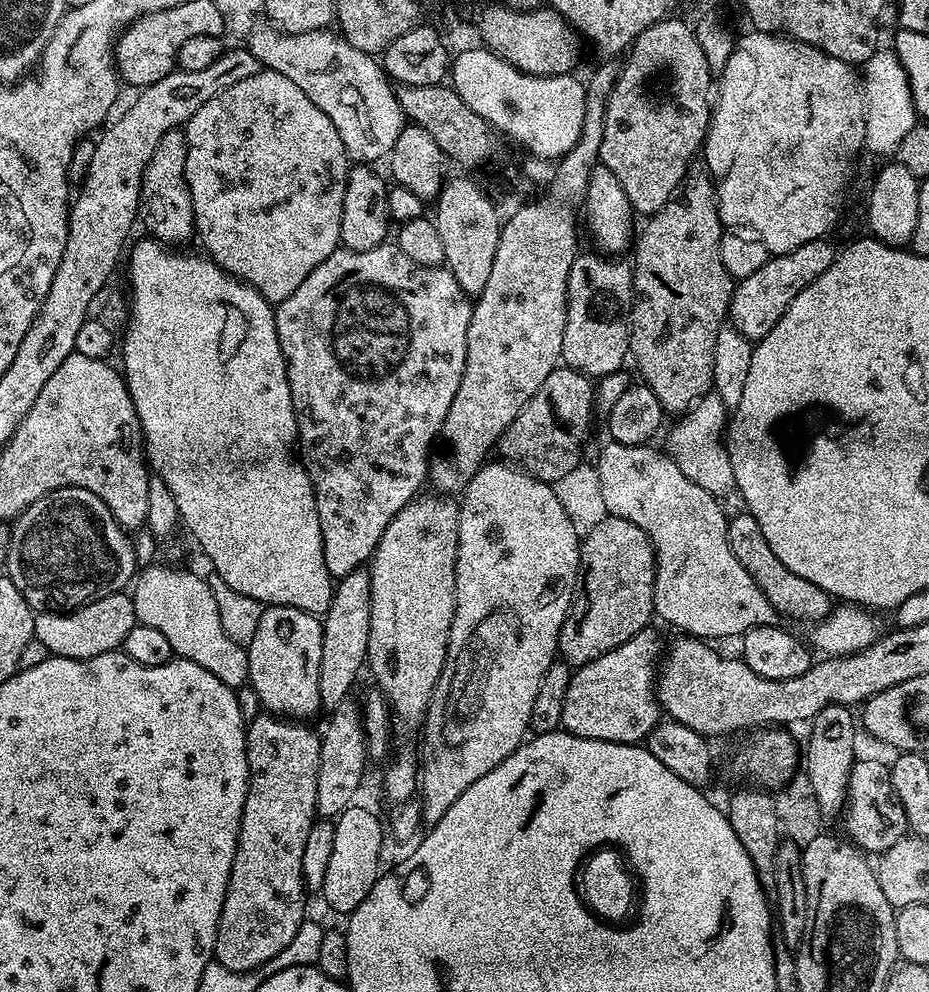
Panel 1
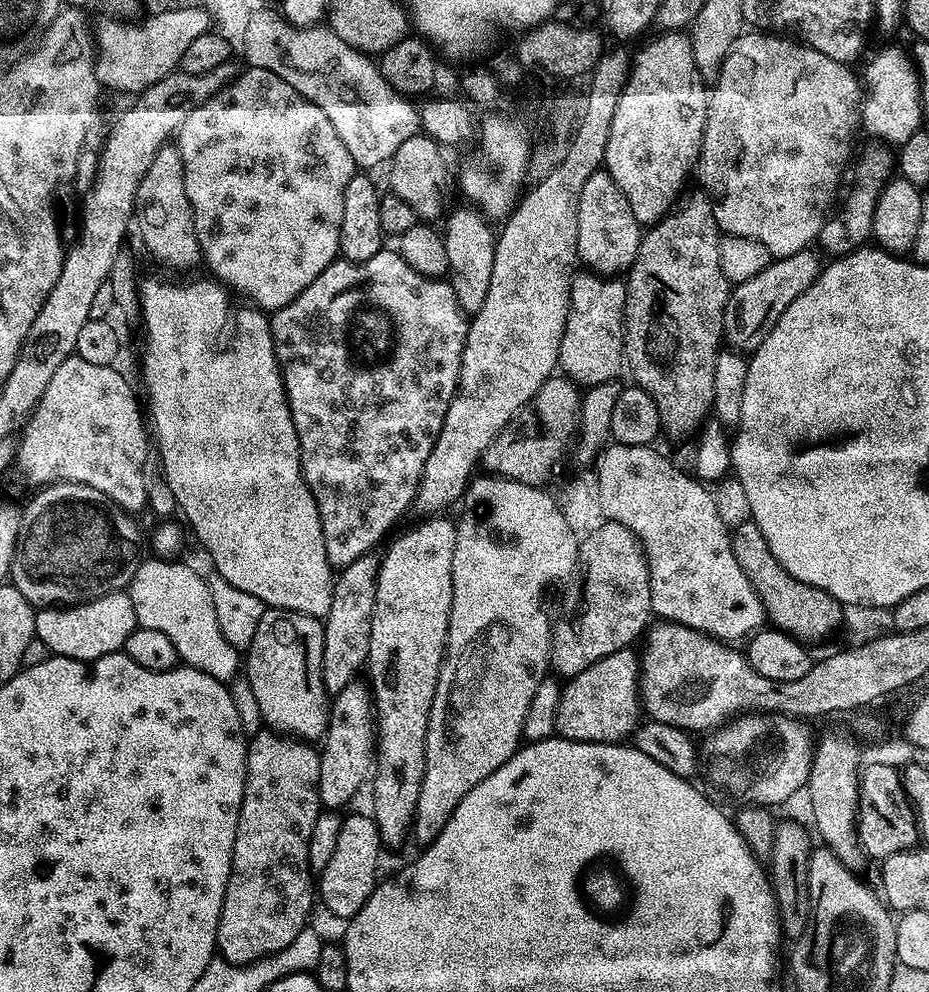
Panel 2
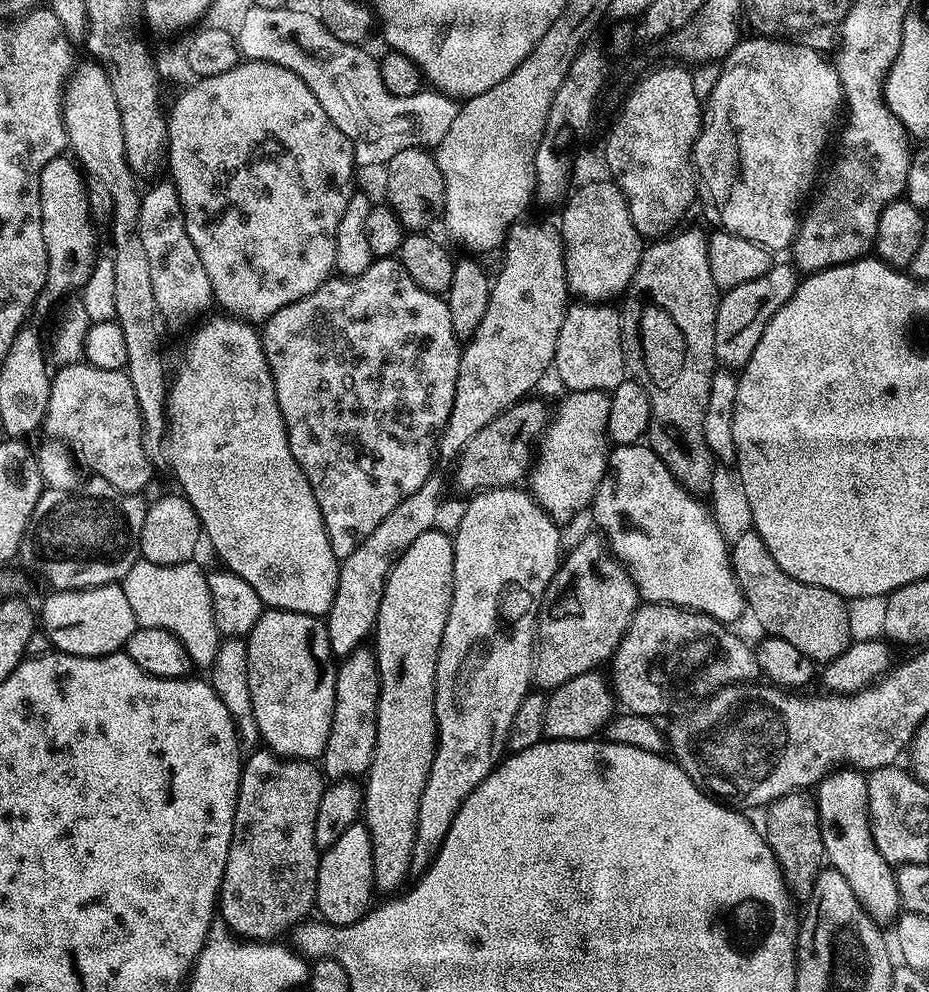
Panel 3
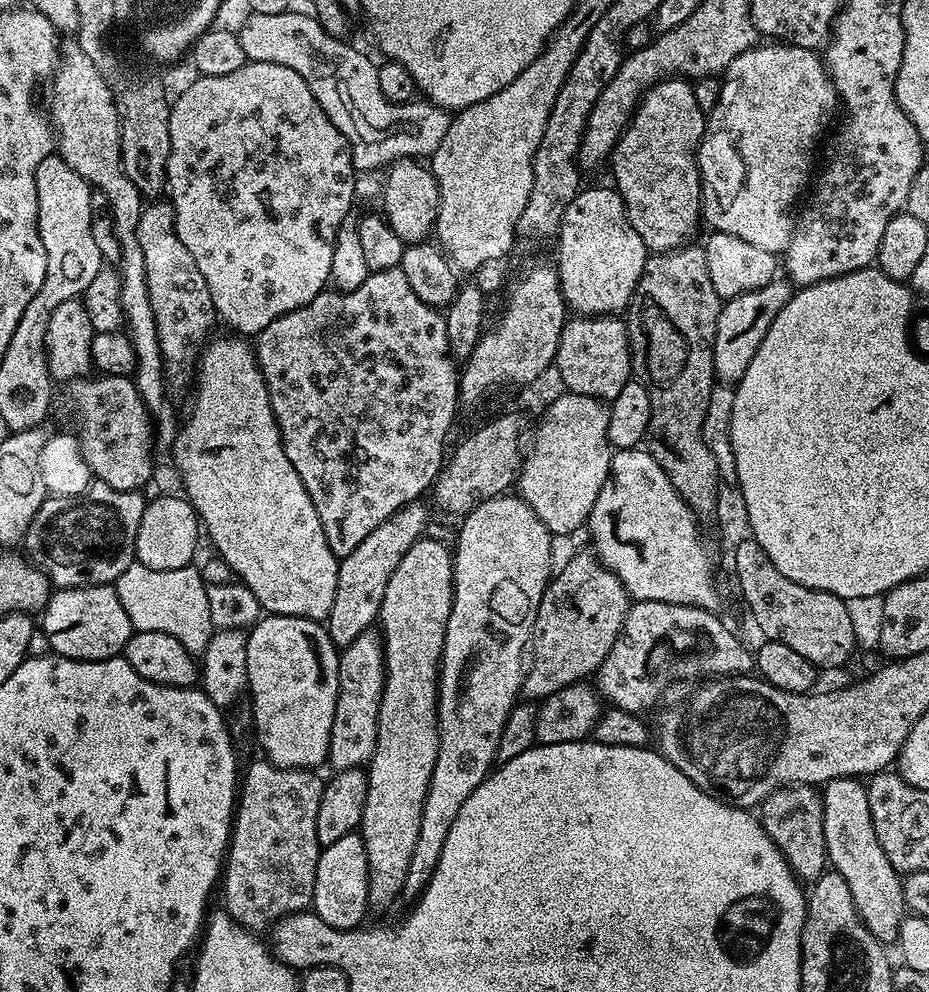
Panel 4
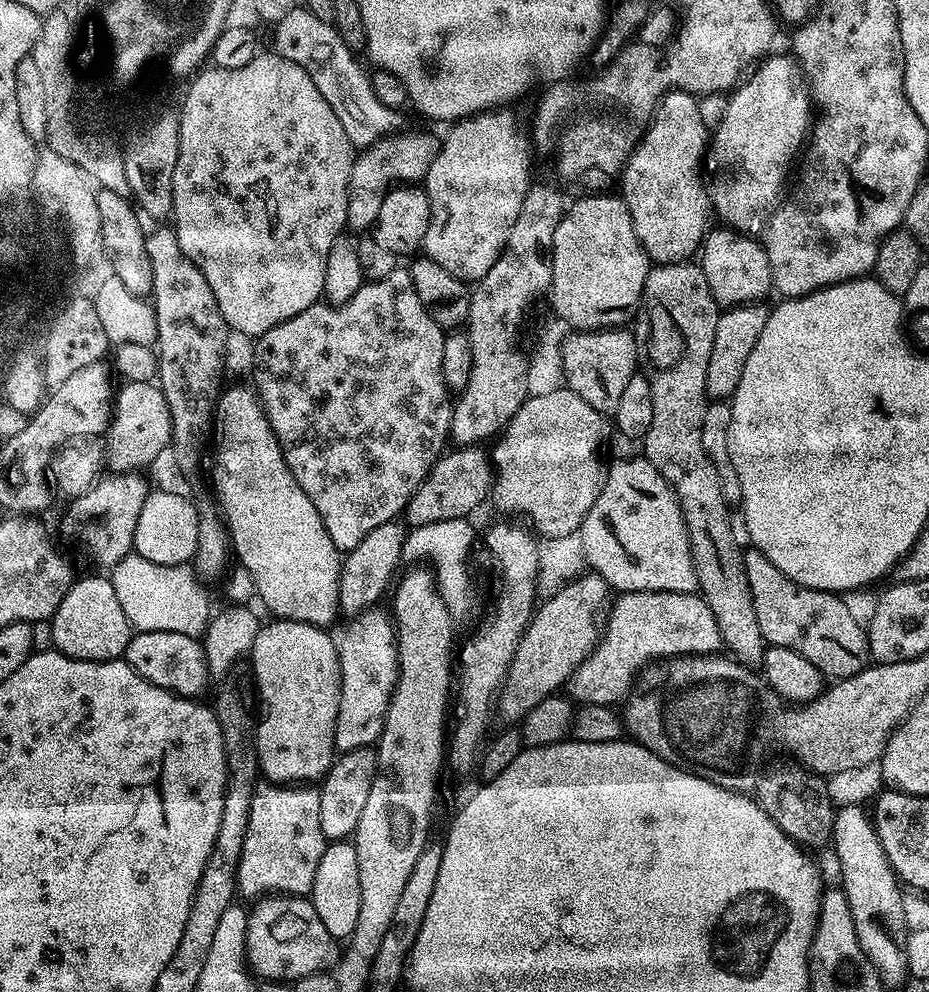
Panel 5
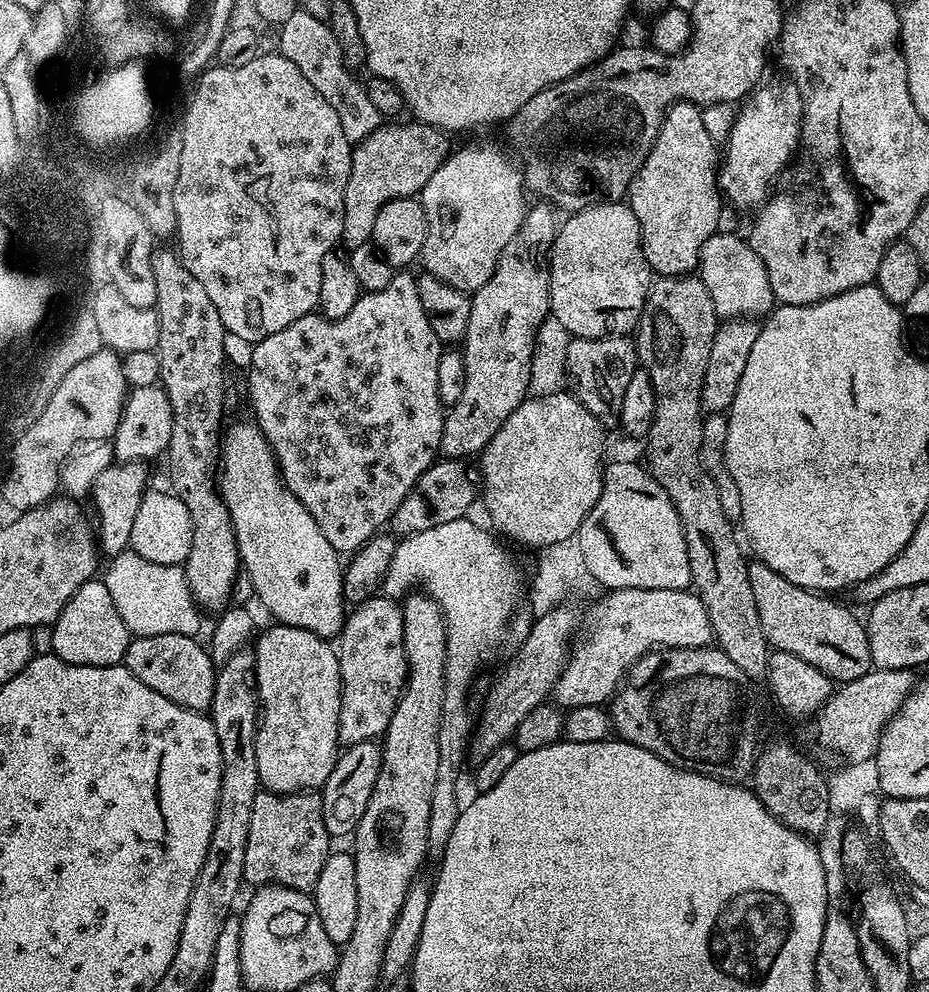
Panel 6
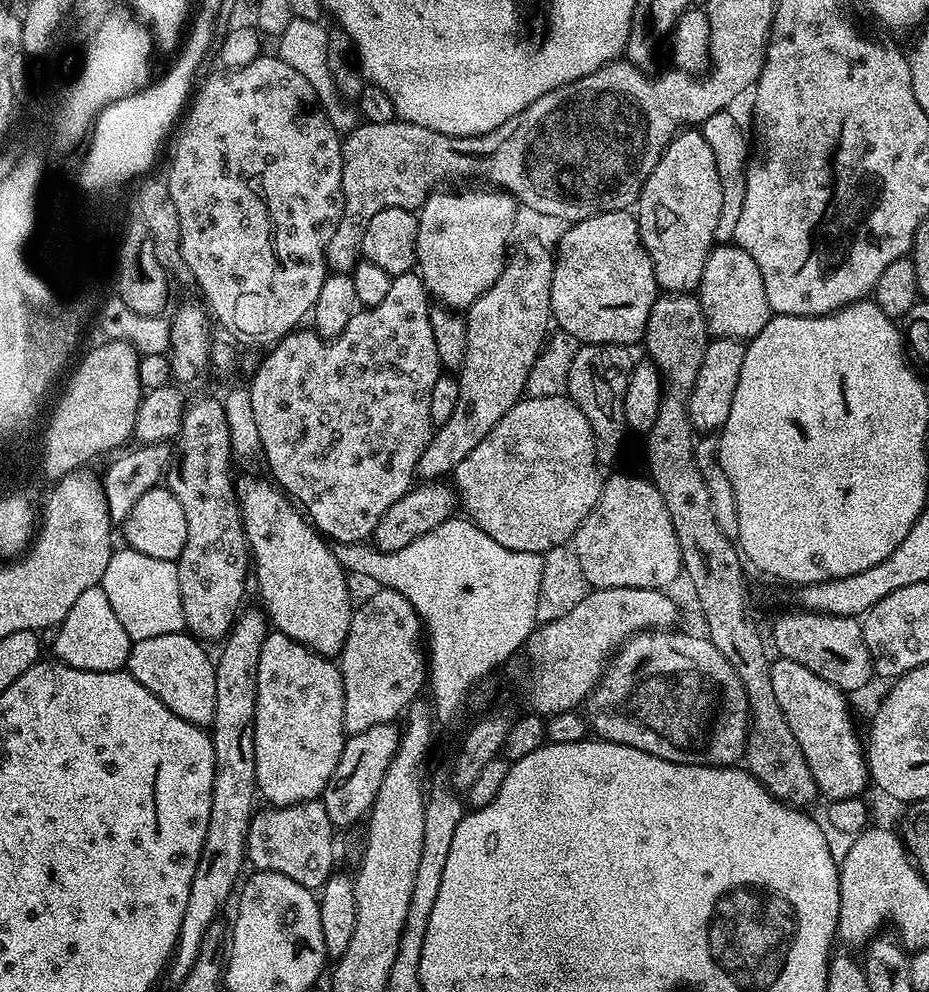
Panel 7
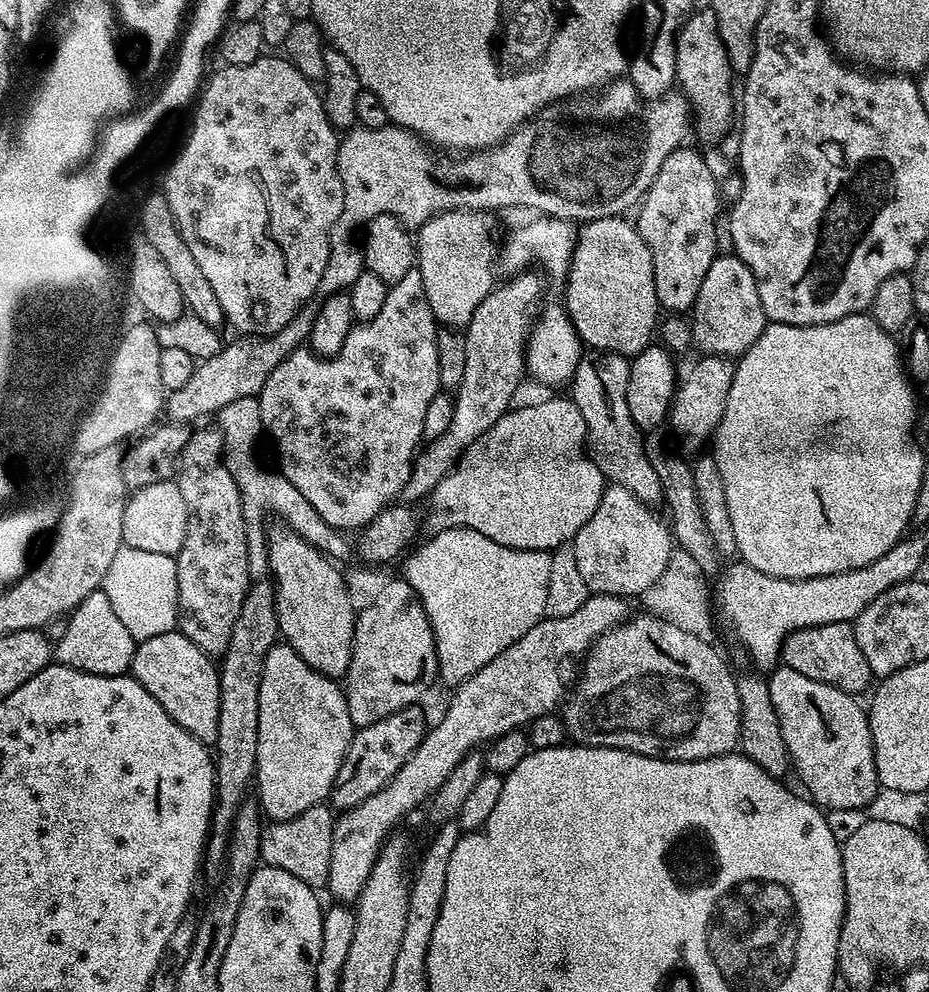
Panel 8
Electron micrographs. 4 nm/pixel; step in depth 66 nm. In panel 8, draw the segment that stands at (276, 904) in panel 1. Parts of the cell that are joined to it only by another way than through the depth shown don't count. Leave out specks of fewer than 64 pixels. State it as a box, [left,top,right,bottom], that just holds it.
[260,803,336,890]

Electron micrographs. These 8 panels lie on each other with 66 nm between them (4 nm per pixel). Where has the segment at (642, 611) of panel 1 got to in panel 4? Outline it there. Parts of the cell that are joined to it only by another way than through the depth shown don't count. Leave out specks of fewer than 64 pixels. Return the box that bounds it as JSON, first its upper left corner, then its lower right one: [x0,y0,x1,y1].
[523,550,630,702]

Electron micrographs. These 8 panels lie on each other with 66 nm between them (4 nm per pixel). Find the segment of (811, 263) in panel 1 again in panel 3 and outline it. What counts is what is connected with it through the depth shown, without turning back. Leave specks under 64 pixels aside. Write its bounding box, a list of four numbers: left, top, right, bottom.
[714,263,801,370]

